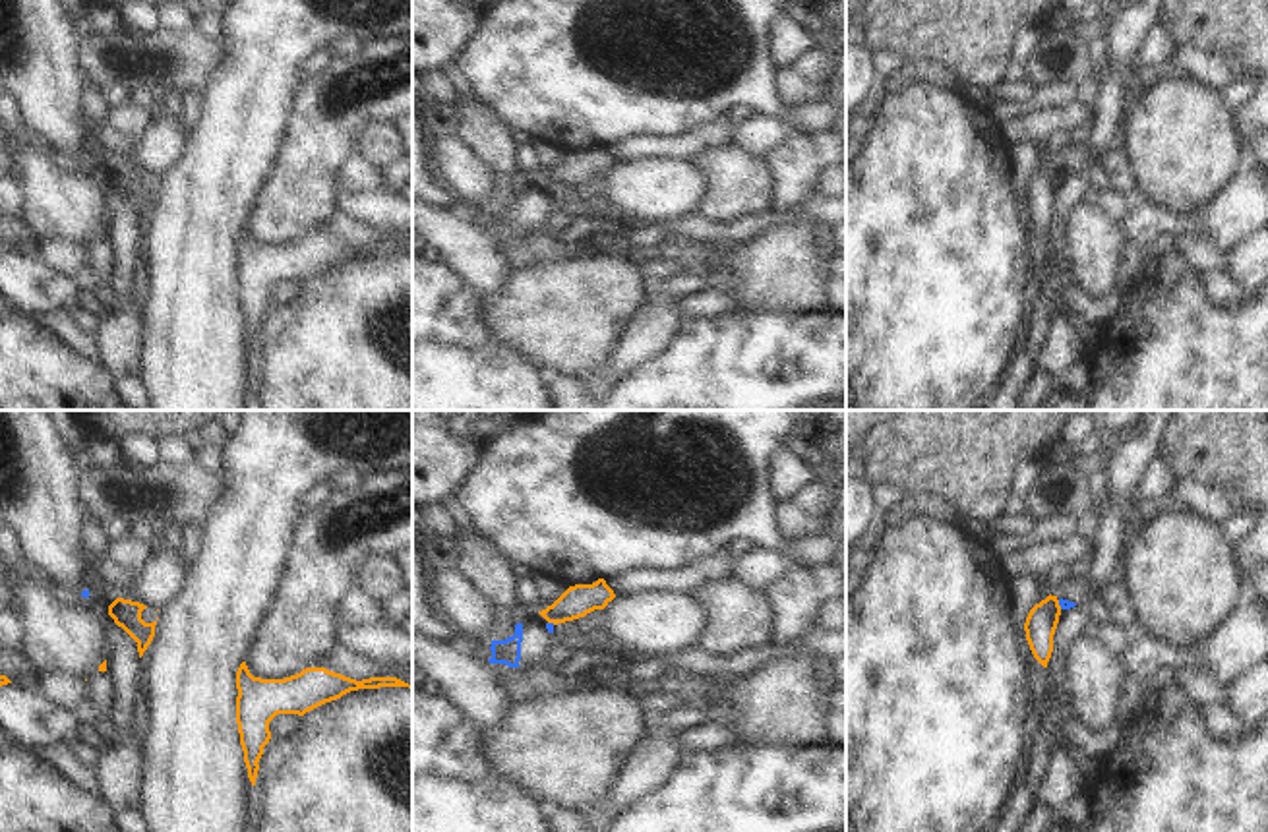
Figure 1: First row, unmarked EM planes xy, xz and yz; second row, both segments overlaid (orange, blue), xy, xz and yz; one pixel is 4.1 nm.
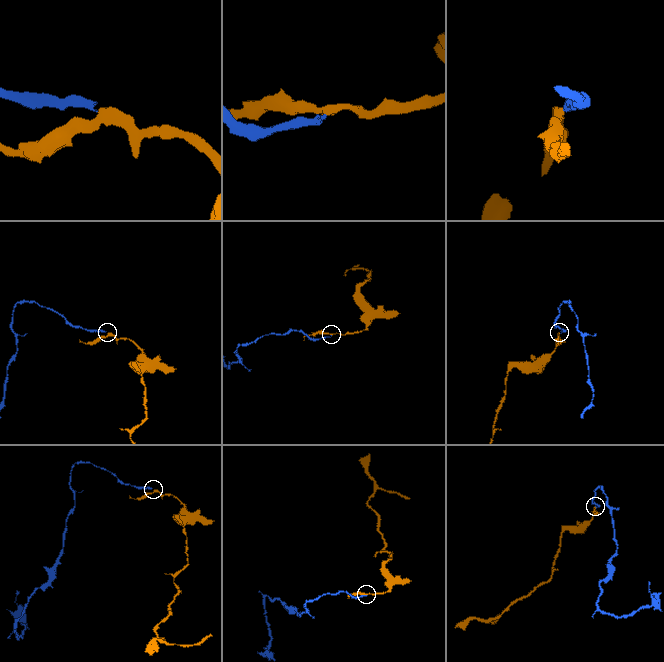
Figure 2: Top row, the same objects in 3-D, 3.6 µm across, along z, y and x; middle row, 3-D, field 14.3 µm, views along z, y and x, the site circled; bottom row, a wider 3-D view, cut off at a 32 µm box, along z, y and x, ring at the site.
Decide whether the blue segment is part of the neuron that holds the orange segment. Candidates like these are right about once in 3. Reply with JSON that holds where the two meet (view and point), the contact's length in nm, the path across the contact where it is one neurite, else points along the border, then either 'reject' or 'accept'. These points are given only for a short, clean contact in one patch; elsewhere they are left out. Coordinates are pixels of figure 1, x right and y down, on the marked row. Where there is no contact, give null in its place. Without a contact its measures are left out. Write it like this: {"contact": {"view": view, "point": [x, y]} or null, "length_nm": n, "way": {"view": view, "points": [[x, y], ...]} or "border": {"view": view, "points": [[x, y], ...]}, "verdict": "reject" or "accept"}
{"contact": {"view": "yz", "point": [1057, 604]}, "length_nm": 40, "border": {"view": "yz", "points": [[1057, 600], [1061, 608]]}, "verdict": "reject"}

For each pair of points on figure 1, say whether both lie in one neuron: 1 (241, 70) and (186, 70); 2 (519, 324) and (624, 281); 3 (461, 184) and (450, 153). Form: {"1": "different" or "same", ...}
{"1": "different", "2": "same", "3": "same"}

